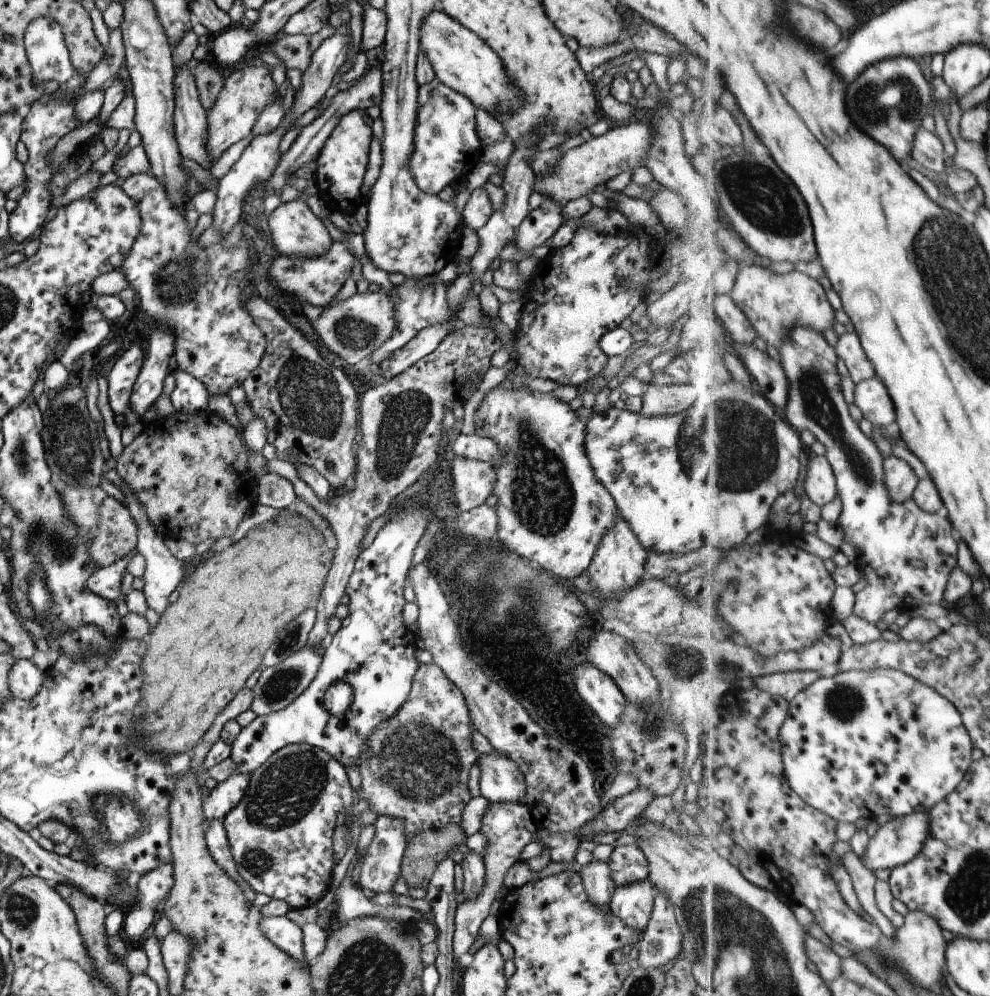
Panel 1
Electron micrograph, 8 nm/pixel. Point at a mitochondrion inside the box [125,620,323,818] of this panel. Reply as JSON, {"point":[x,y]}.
{"point":[279,686]}

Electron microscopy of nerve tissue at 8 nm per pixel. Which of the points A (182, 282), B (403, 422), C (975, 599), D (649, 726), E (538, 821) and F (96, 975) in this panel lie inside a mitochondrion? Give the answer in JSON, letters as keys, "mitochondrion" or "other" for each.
{"A":"mitochondrion","B":"mitochondrion","C":"other","D":"mitochondrion","E":"other","F":"other"}

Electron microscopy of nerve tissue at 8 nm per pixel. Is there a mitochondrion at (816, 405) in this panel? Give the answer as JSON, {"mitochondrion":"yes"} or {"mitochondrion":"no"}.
{"mitochondrion":"yes"}

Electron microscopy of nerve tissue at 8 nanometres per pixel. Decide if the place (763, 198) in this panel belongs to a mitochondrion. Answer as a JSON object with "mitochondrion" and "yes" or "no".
{"mitochondrion":"yes"}

